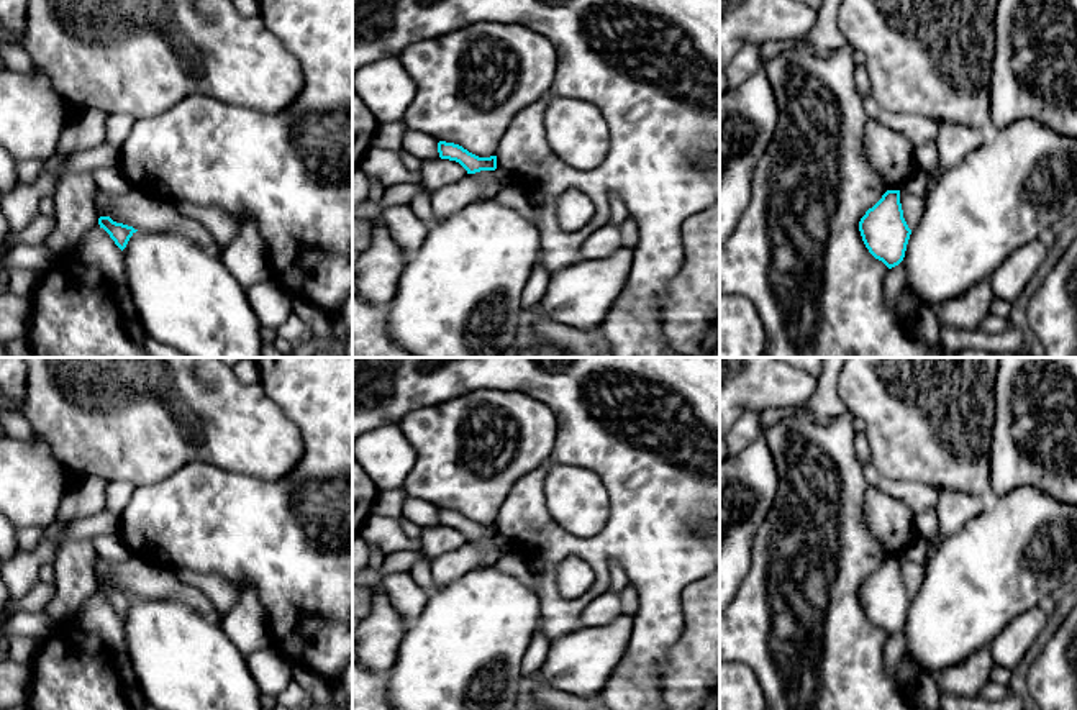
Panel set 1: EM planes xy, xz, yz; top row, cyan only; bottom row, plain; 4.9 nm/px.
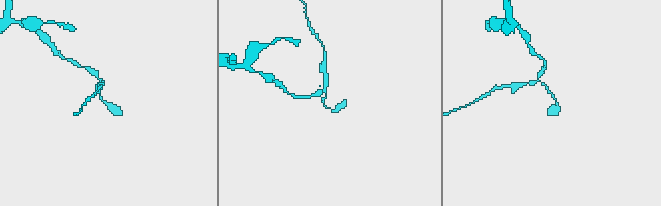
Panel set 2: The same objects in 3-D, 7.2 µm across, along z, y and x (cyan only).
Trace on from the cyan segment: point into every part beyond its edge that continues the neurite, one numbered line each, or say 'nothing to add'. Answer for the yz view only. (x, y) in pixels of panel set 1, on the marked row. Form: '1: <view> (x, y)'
nothing to add

